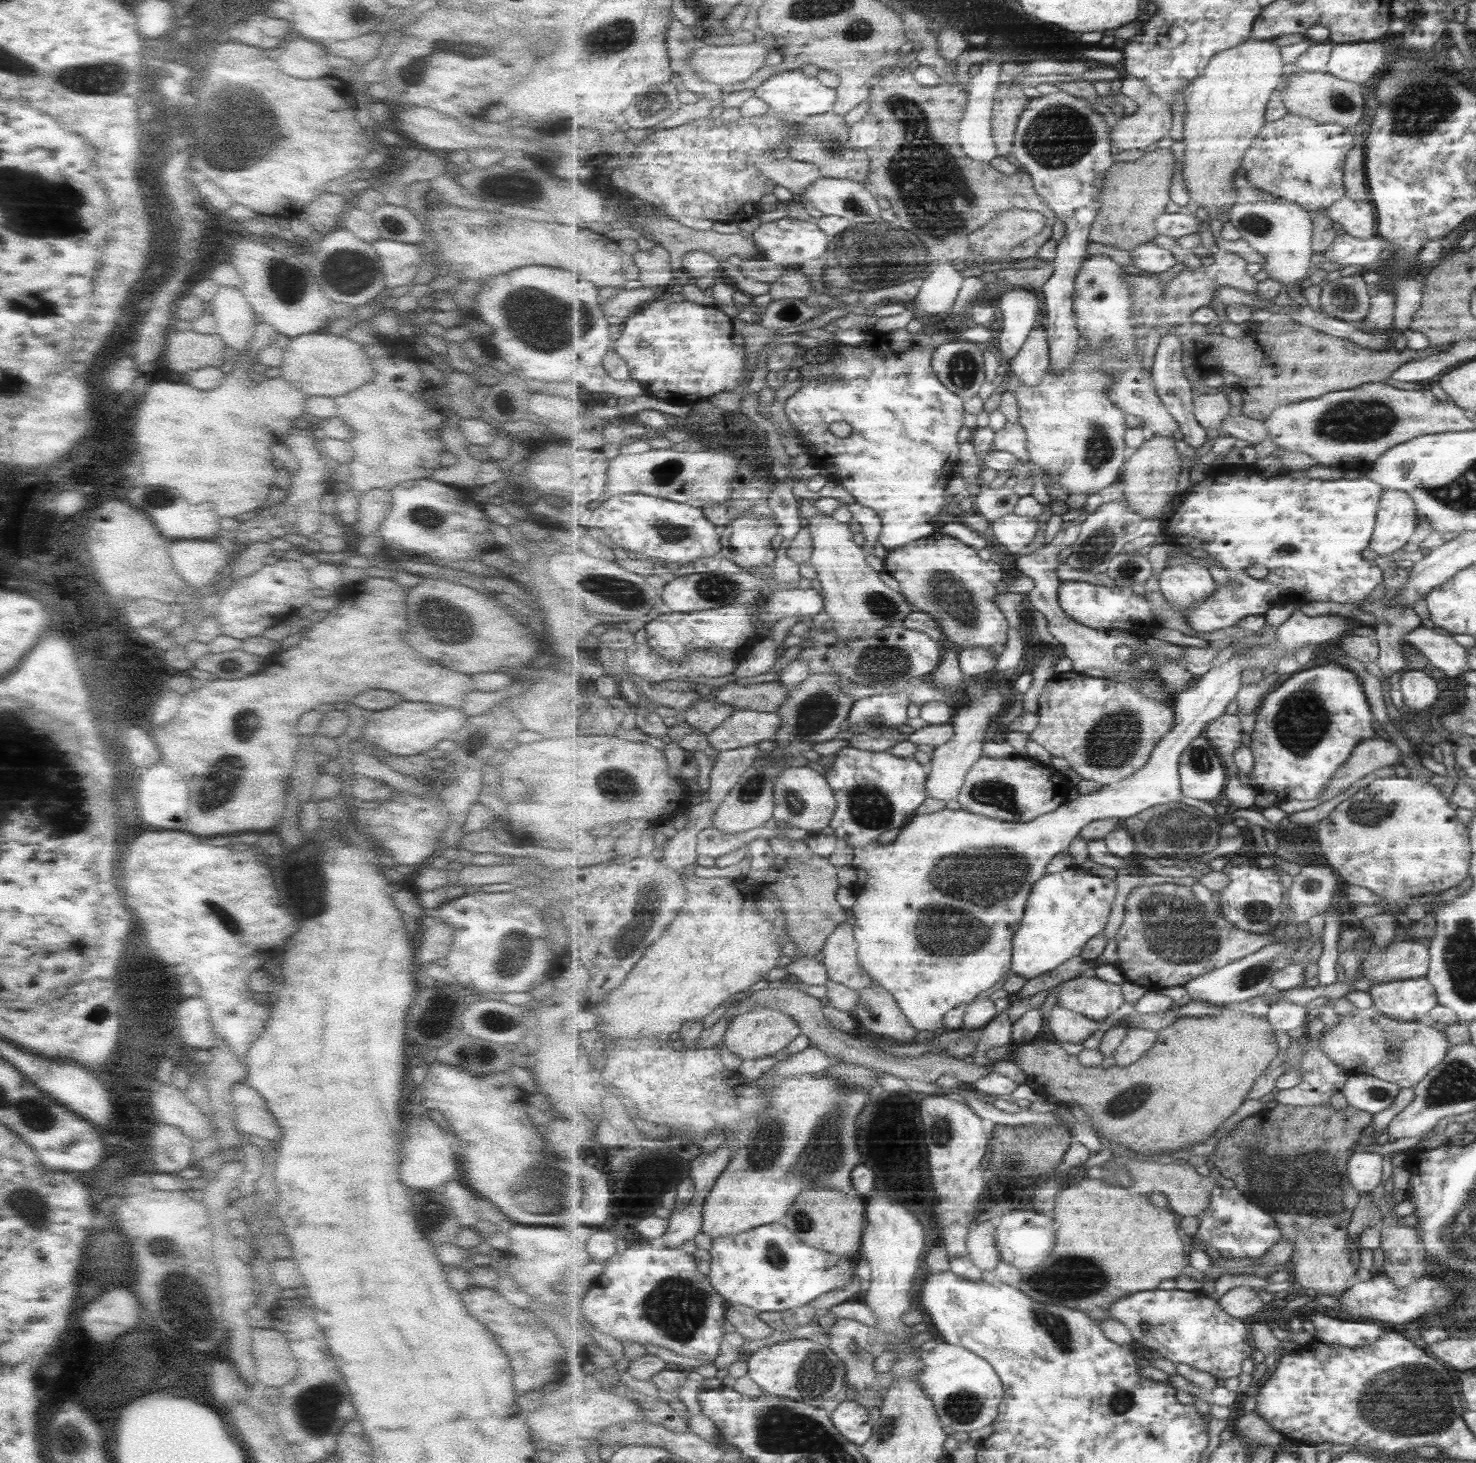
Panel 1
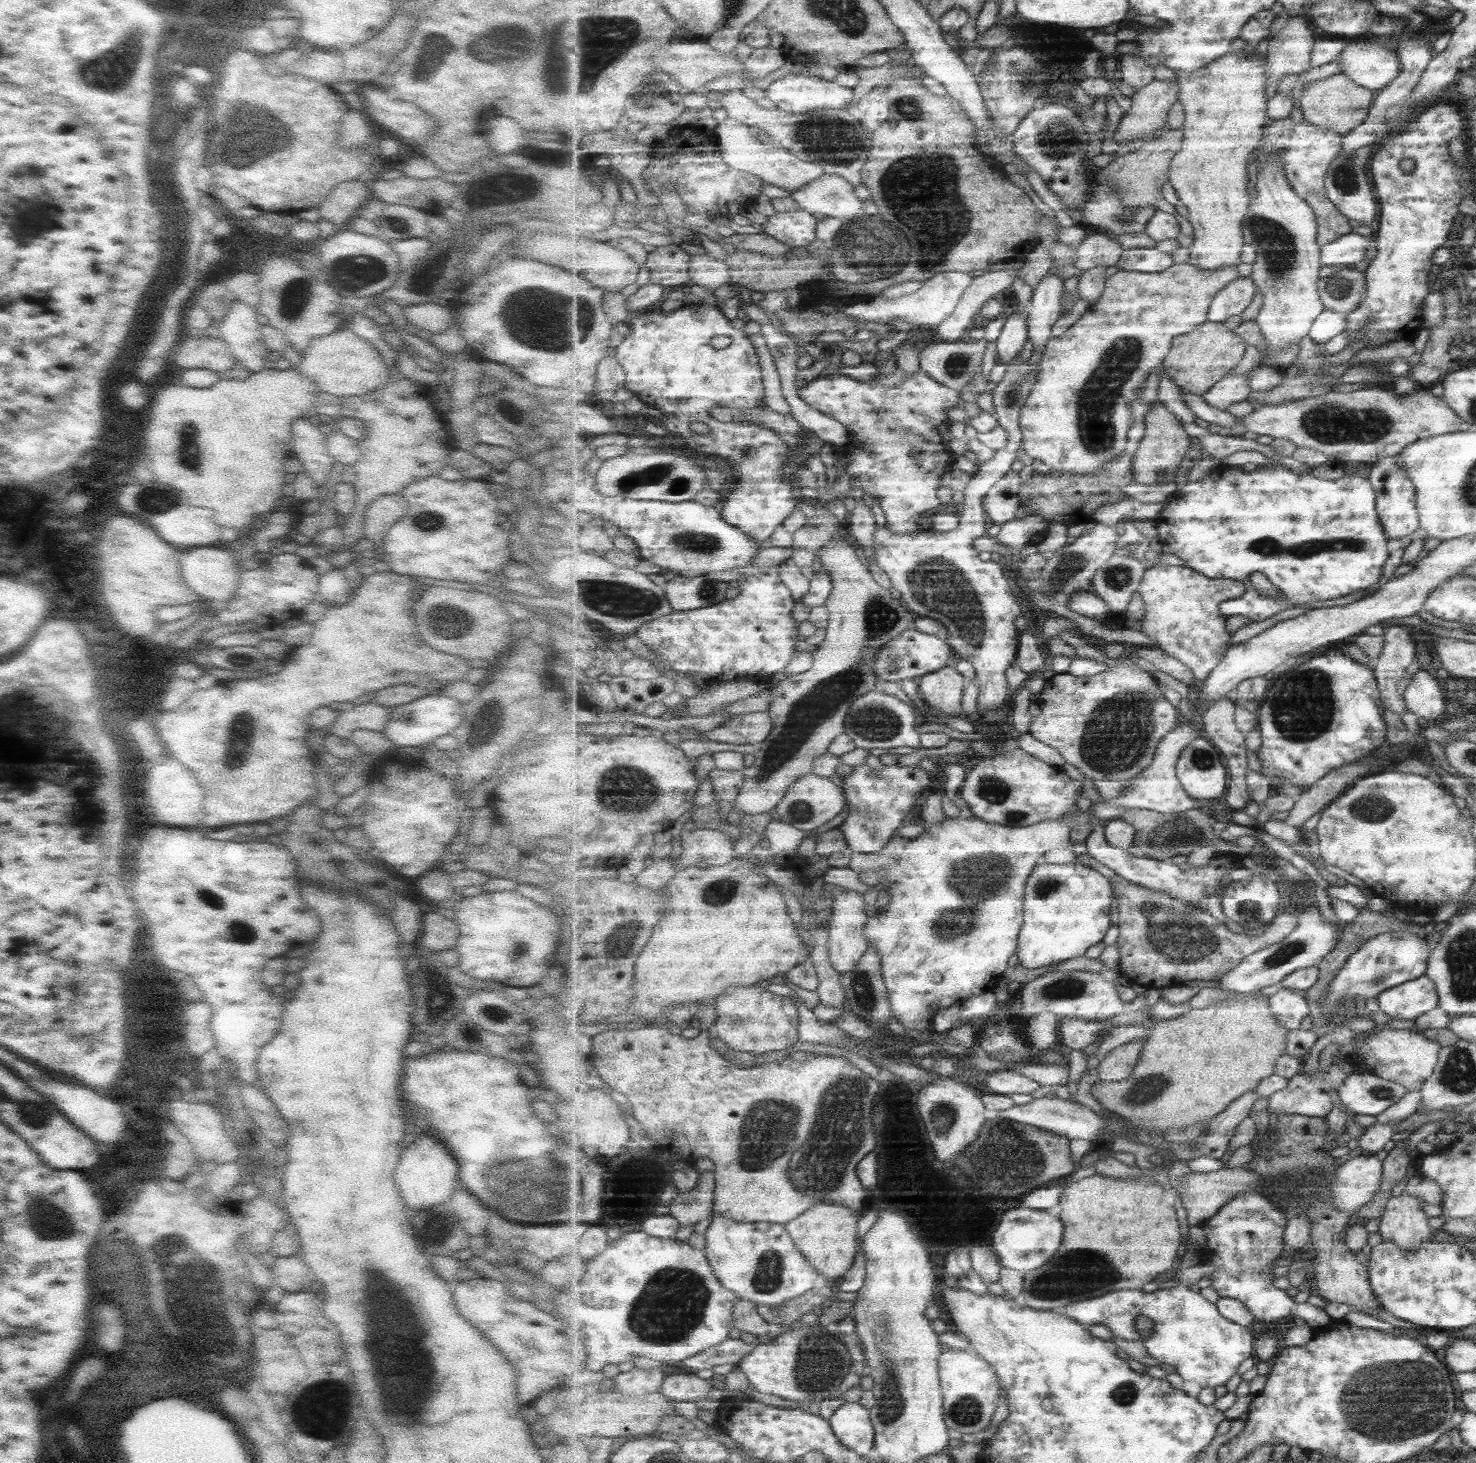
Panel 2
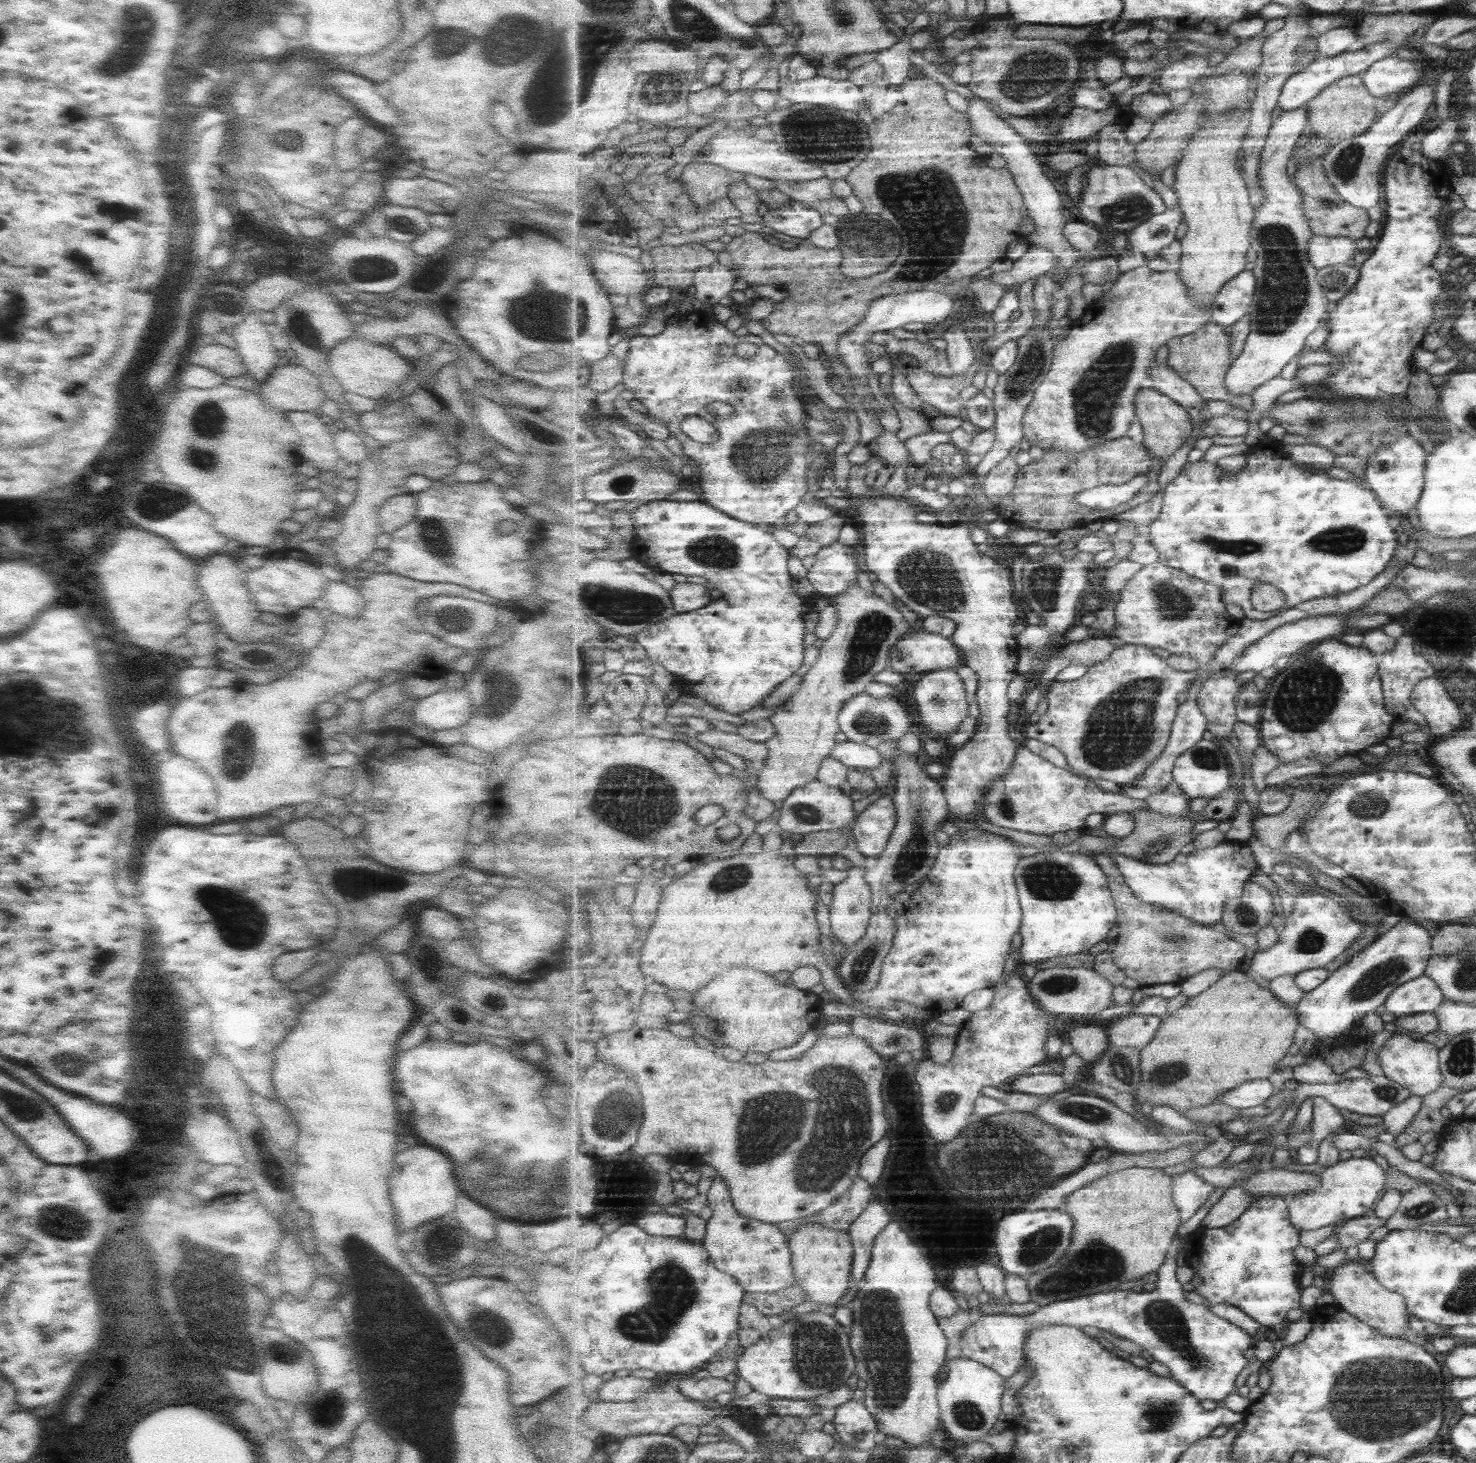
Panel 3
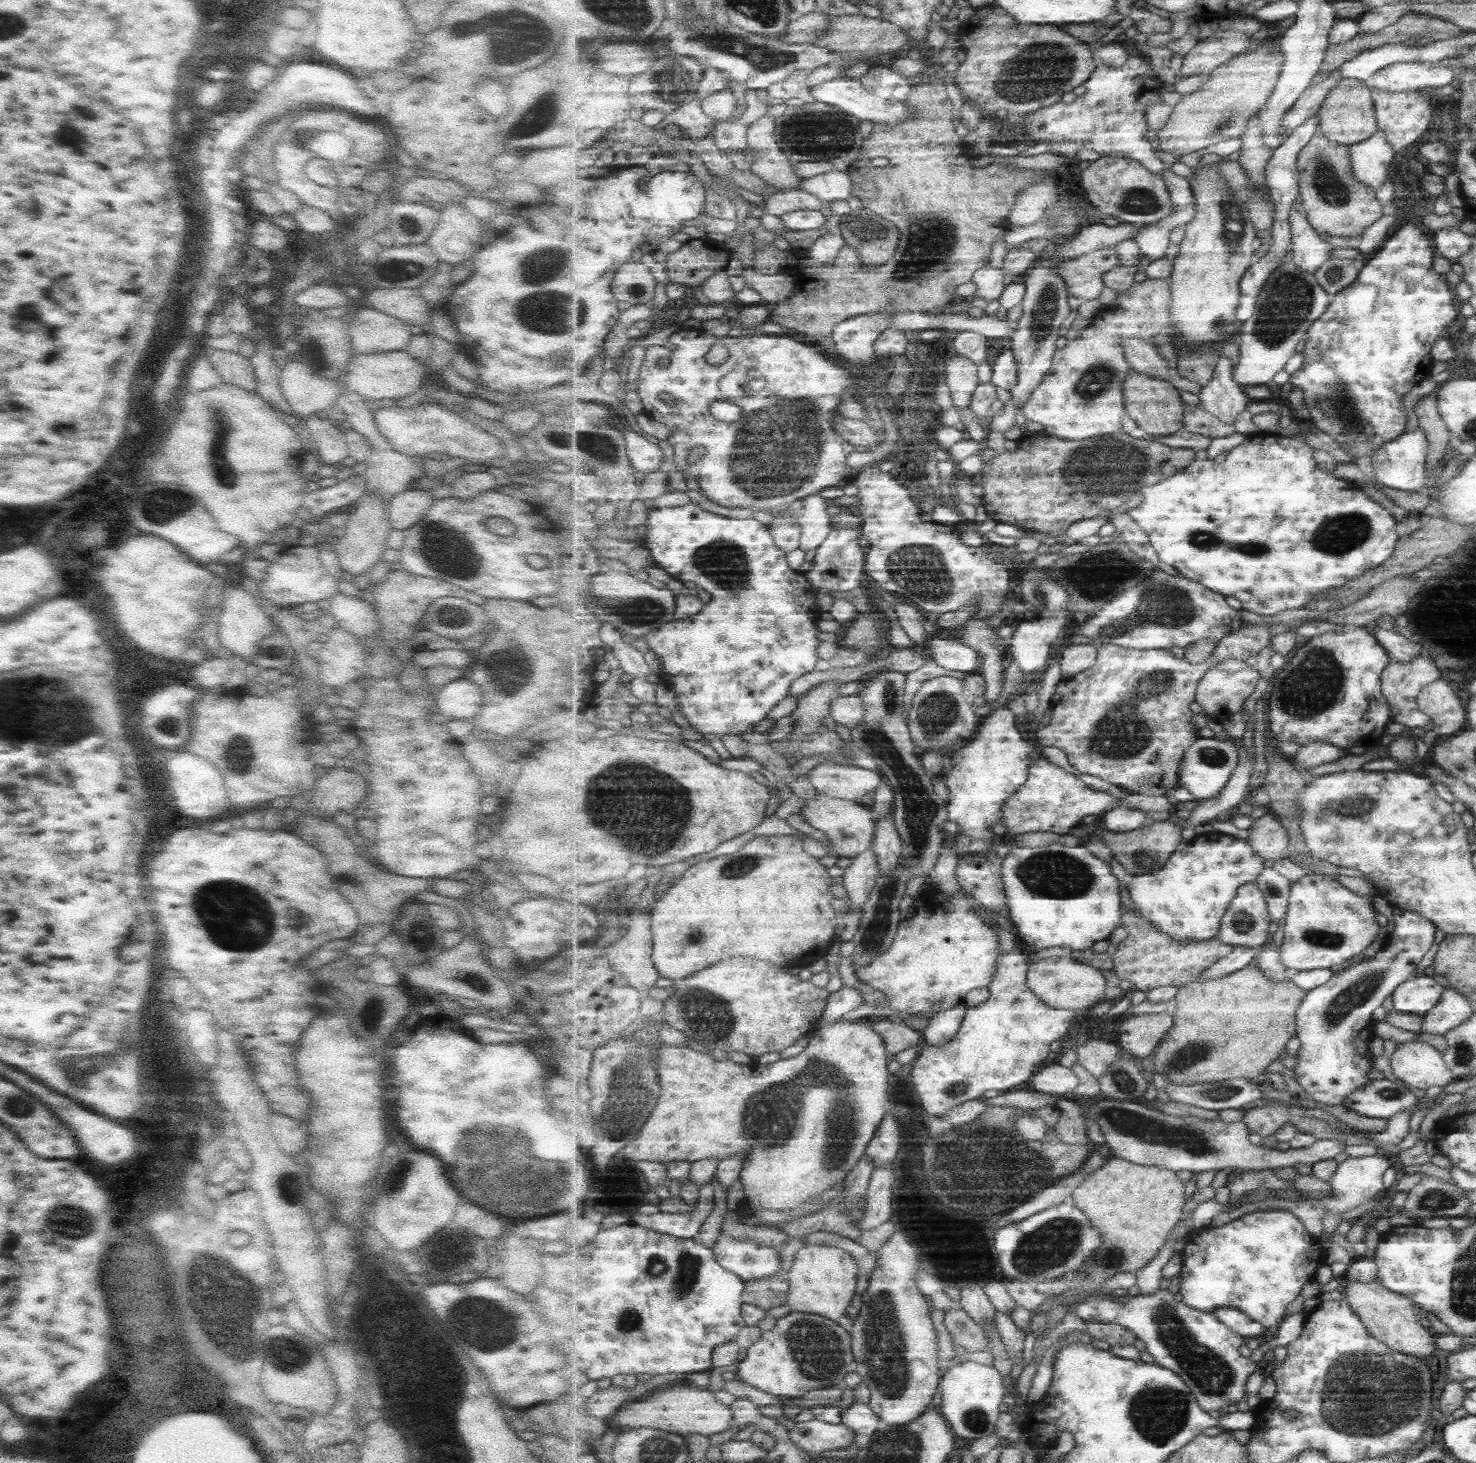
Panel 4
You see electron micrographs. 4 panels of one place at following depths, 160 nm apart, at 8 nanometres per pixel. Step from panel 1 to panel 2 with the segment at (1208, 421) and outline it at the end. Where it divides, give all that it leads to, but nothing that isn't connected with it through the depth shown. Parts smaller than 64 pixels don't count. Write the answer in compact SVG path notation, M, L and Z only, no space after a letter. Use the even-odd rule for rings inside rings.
M1271 152L1267 167L1257 170L1254 186L1256 195L1243 221L1243 234L1246 236L1246 244L1255 250L1256 259L1250 277L1256 282L1258 293L1263 295L1263 306L1255 322L1266 347L1259 351L1258 363L1251 370L1223 377L1204 394L1208 403L1223 410L1227 410L1227 406L1233 402L1247 401L1253 391L1250 387L1252 372L1265 365L1269 354L1293 344L1299 345L1310 333L1317 317L1326 309L1318 292L1322 266L1318 217L1314 208L1291 186L1277 152Z

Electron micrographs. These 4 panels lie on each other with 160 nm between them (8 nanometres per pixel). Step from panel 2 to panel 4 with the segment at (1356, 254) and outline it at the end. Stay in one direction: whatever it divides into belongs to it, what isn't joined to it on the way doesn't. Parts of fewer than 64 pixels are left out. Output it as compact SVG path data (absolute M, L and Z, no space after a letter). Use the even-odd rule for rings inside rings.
M1297 208L1291 210L1290 227L1293 237L1291 255L1294 257L1294 263L1303 272L1317 272L1317 268L1321 268L1321 264L1331 258L1331 250L1335 246L1322 240L1307 216L1303 216Z

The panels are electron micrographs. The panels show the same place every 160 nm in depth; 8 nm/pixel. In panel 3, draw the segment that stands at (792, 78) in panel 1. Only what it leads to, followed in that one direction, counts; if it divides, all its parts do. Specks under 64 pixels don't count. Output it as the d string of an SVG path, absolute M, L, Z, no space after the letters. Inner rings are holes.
M787 61L779 64L778 72L780 76L777 96L790 101L791 104L811 104L828 106L839 110L849 110L861 112L867 110L865 104L855 104L853 108L853 92L851 90L861 90L861 86L855 86L853 82L846 80L831 80L825 76L815 75L813 78L805 79L799 82L791 82L787 75Z

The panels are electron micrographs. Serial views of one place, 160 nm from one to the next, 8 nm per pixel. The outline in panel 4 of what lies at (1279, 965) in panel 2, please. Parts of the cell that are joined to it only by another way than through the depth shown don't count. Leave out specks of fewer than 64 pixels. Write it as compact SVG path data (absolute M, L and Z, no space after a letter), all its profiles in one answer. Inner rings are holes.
M1306 873L1292 882L1288 913L1281 926L1284 932L1283 941L1280 942L1282 964L1291 974L1298 971L1333 968L1347 962L1349 958L1363 954L1377 940L1383 924L1384 921L1377 913L1375 904L1368 896L1357 896L1334 877Z

